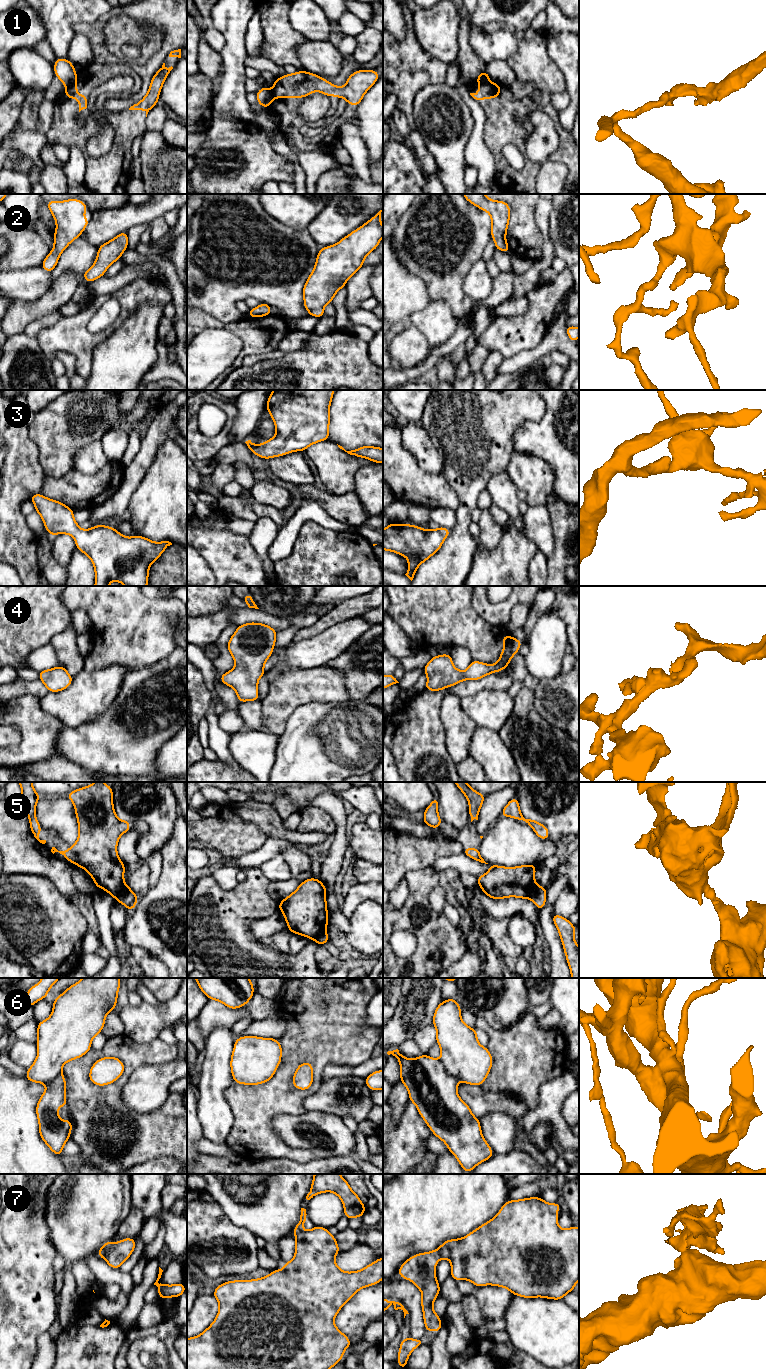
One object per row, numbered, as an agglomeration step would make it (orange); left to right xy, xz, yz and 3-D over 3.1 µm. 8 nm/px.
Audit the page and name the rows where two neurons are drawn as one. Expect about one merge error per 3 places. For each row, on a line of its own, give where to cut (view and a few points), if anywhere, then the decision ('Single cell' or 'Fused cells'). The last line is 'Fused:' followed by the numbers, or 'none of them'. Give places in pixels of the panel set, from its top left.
1: Split along xz (270, 90), (271, 102). Fused cells
2: No split. Single cell
3: No split. Single cell
4: No split. Single cell
5: Split along xy (126, 885), (117, 900). Fused cells
6: No split. Single cell
7: Split along yz (439, 1248), (442, 1257). Fused cells
Fused: 1, 5, 7

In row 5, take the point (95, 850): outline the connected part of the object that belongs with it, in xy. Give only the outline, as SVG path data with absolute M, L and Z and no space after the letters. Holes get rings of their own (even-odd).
M103 782L73 790L66 795L75 808L79 834L75 844L68 850L58 851L52 847L51 852L59 852L68 862L85 869L95 882L95 887L107 891L118 900L119 894L127 886L124 882L125 864L117 853L117 844L122 834L131 829L129 821L119 820L113 806L112 786Z

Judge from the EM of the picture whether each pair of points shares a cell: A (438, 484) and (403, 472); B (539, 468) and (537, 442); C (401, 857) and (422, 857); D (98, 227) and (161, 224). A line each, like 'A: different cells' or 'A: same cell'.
A: same cell
B: different cells
C: same cell
D: different cells

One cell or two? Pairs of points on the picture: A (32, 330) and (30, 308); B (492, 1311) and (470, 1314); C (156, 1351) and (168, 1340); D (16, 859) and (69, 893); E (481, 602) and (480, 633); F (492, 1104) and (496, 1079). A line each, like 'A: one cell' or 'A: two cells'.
A: two cells
B: two cells
C: two cells
D: one cell
E: two cells
F: two cells

